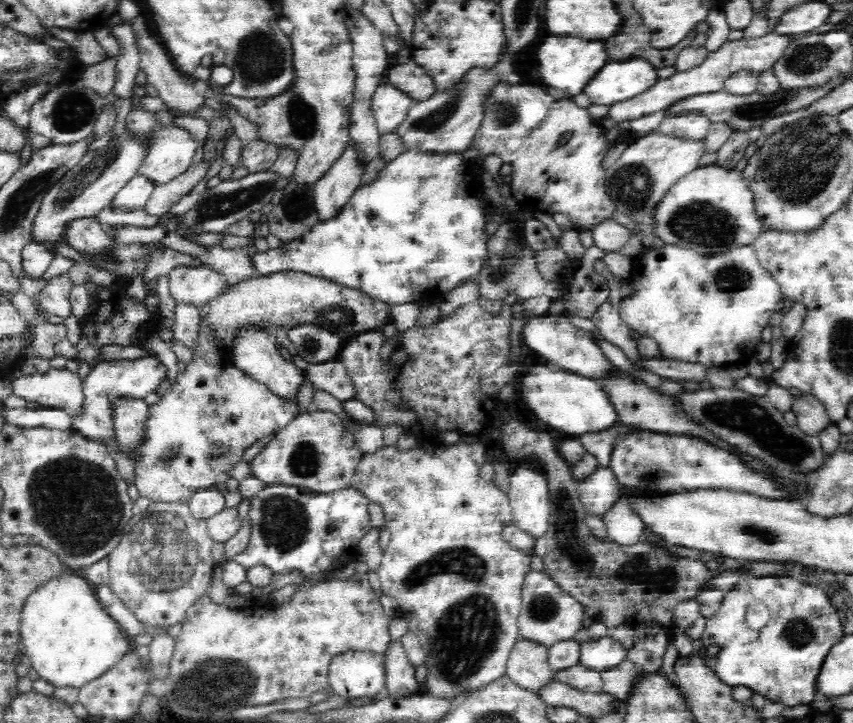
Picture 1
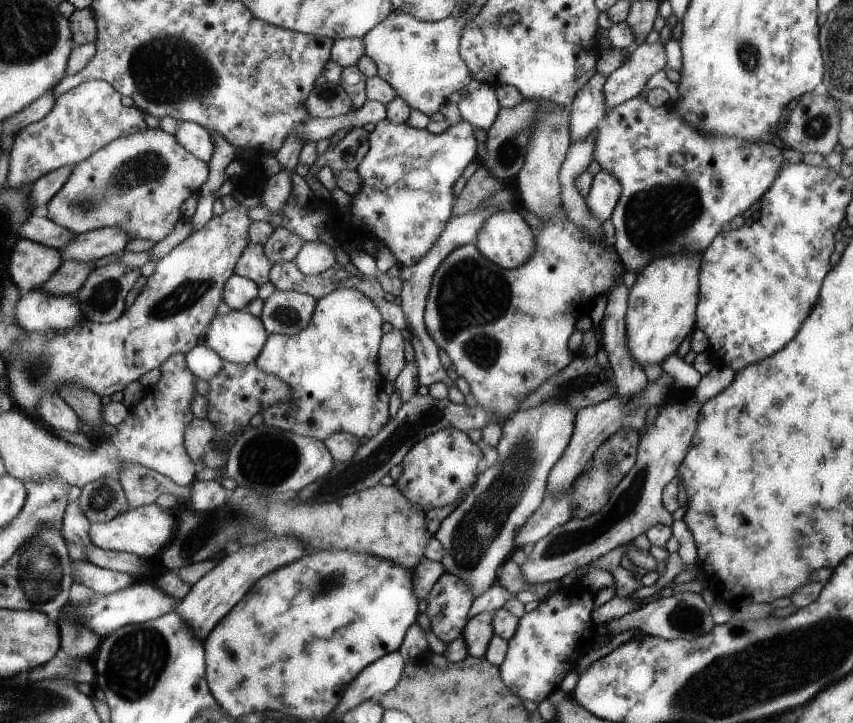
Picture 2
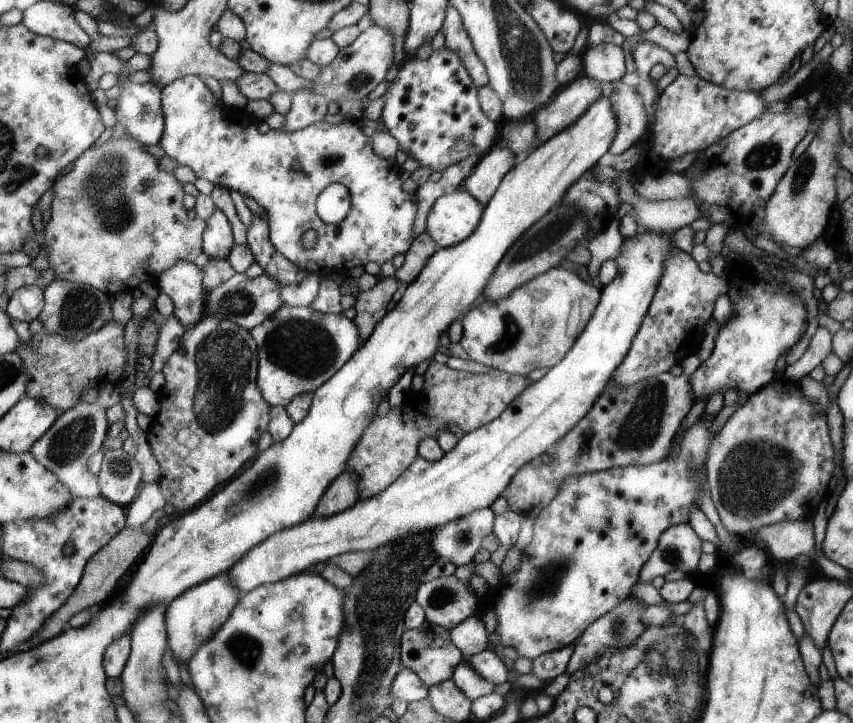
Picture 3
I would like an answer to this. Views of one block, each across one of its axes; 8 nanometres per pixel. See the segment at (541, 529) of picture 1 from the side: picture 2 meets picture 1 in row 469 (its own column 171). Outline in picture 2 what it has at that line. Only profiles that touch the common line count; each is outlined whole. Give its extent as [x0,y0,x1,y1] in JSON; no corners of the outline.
[92,503,174,561]

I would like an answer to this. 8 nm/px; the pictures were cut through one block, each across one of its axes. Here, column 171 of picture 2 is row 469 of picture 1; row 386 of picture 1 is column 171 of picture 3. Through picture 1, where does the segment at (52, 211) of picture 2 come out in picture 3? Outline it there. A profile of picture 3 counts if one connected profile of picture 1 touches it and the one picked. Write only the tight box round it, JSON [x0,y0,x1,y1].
[46,134,206,297]

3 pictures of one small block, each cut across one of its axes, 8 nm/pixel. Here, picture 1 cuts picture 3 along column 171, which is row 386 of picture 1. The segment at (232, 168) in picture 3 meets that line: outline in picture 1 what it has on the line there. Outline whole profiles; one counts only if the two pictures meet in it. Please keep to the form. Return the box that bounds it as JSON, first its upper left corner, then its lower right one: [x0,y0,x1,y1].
[71,354,166,444]

